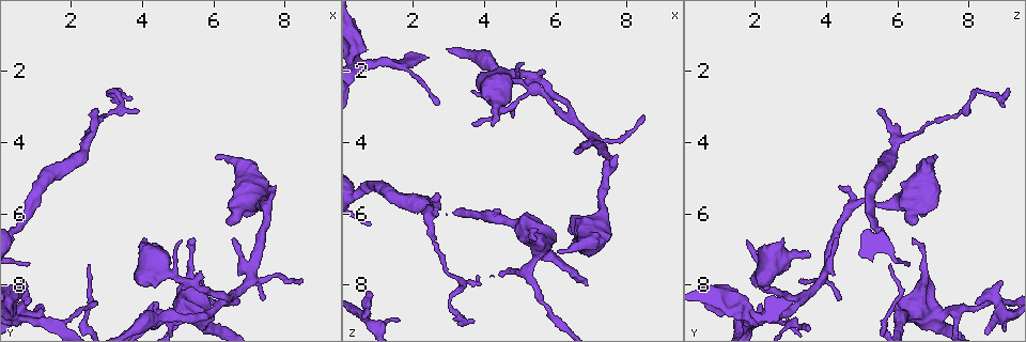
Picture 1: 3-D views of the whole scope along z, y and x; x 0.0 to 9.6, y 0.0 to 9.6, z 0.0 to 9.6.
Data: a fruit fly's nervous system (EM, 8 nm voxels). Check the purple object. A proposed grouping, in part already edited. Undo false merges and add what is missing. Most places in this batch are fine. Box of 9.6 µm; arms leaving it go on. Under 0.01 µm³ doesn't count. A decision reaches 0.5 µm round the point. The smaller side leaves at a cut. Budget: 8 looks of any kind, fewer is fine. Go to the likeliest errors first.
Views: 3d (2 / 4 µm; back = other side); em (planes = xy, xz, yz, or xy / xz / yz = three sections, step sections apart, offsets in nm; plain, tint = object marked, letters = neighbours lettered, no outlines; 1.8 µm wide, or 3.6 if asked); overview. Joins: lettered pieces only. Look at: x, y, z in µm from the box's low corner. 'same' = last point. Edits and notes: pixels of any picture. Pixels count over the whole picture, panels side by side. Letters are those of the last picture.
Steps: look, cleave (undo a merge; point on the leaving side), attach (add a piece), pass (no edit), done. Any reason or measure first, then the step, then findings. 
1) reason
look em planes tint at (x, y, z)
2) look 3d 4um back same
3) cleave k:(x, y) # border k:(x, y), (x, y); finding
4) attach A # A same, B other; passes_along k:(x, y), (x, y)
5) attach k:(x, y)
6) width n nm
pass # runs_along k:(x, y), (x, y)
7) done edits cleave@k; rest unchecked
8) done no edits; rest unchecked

an open end
look em planes letters at (4.35, 8.50, 5.90)

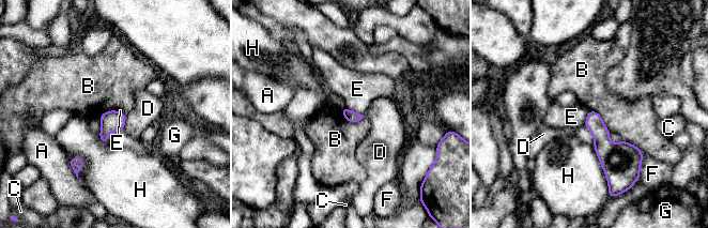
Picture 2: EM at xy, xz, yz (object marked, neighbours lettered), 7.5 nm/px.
pass # A other, B other, C other, D other, E other, F other, G other, H other; border 2:(344, 107), (365, 115); no lettered piece goes on from it

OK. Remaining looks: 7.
stops while still wide
look em planes plain at (4.15, 7.05, 3.45)

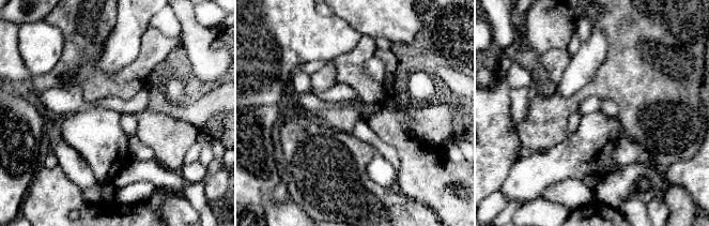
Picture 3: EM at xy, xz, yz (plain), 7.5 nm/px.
look em planes letters same

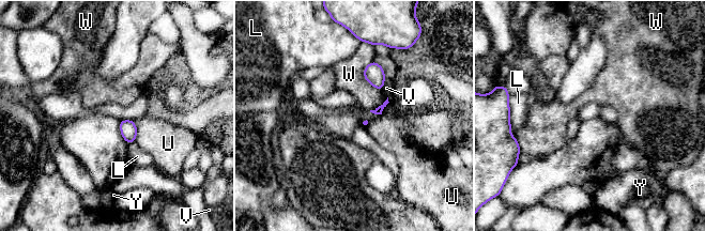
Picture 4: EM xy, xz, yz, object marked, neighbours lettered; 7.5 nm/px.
pass # L other, U other, V other, W other, Y other; none of them fits

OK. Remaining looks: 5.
branch stops here
look 3d 2um at (0.70, 8.15, 1.45)

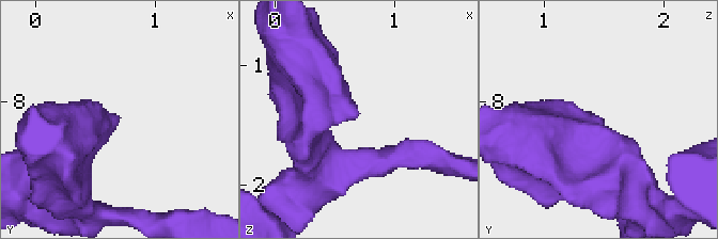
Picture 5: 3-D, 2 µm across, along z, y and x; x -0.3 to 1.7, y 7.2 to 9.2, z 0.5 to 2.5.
look em planes tint at (0.64, 8.14, 1.48)

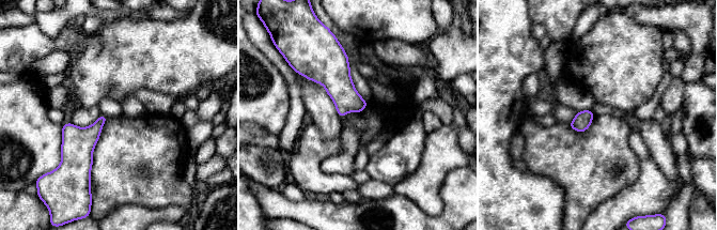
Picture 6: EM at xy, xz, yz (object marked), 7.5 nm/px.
what lies round it
look em planes letters same

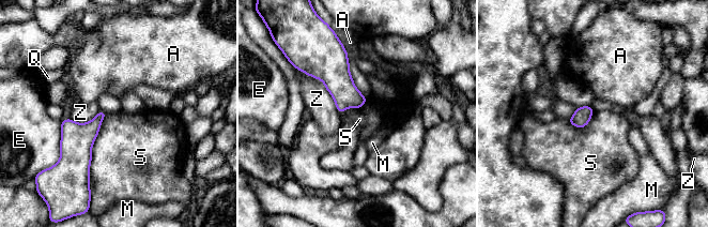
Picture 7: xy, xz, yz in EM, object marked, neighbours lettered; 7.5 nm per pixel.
pass # A other, E other, M other, Q other, S other, Z other; border 7:(107, 114), (92, 147), (89, 180); no lettered piece goes on from it

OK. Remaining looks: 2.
done no edits; rest unchecked

